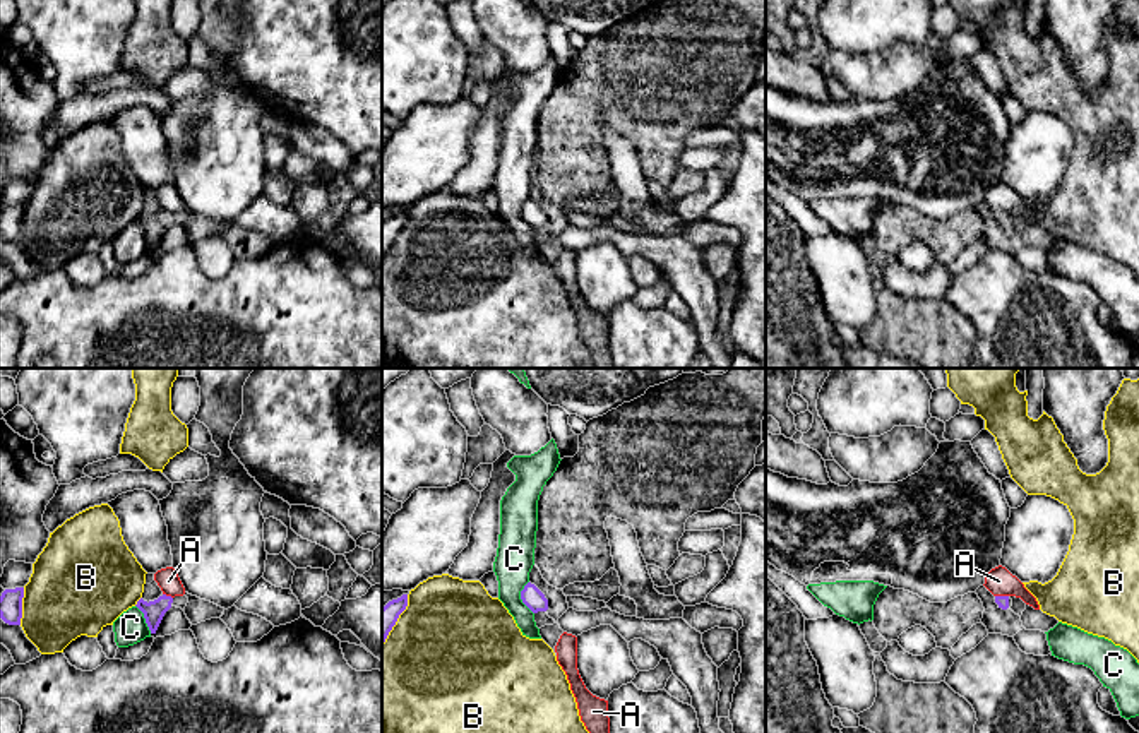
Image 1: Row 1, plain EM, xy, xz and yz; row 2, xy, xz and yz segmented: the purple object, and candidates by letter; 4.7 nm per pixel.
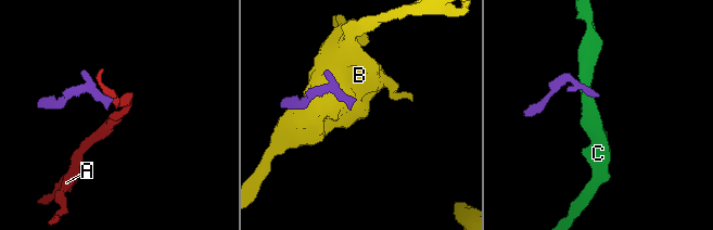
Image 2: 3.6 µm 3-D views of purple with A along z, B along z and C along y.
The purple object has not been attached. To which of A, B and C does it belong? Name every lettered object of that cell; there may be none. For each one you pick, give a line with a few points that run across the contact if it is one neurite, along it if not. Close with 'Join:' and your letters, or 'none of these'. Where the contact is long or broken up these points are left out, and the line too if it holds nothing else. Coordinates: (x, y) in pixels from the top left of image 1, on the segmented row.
Join: none of these

